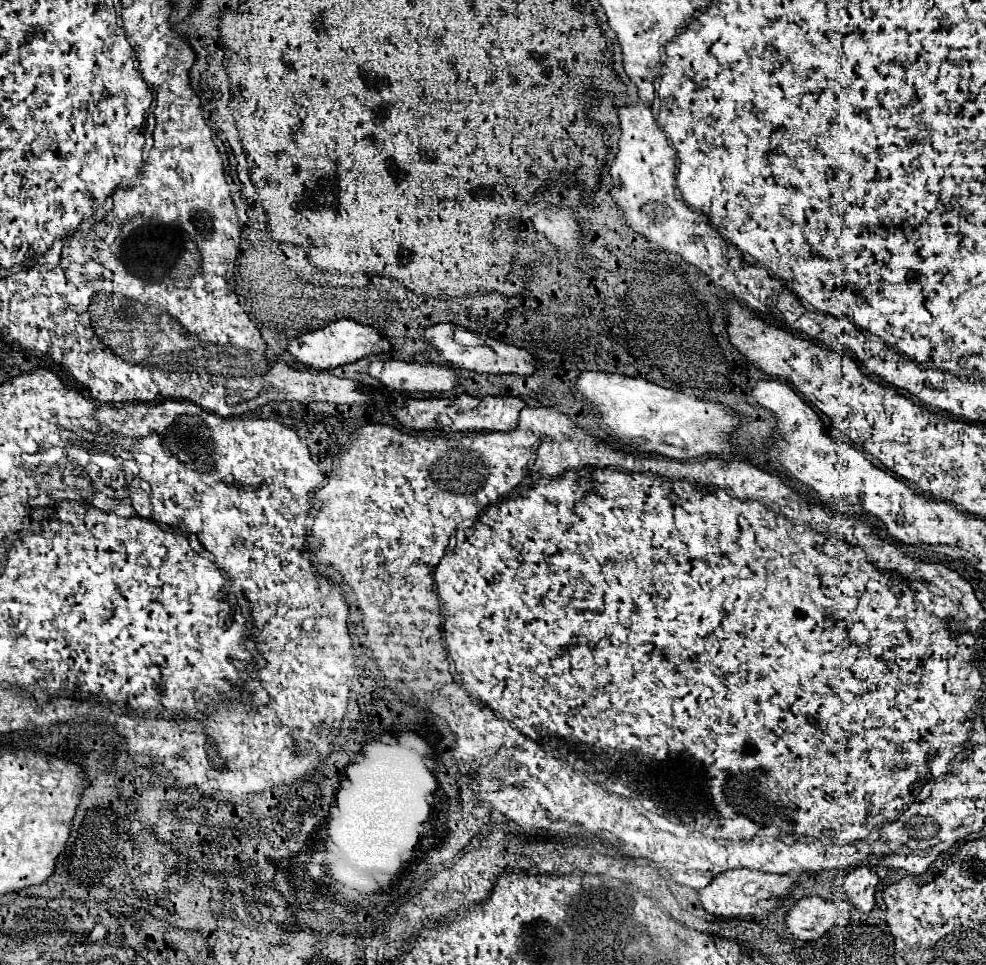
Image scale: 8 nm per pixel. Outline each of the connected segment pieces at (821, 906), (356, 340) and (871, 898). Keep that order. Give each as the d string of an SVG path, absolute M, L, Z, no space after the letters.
M819 896L801 898L787 914L787 930L799 938L799 940L817 940L825 932L829 932L835 926L849 926L851 922L851 904L847 900L823 900Z
M337 320L337 322L327 324L321 330L313 330L313 332L303 334L301 338L291 340L287 350L303 364L307 364L315 370L327 370L327 368L335 368L335 366L343 366L343 364L361 360L371 354L387 354L393 350L393 346L377 328L363 326L353 320Z
M859 866L853 872L849 872L839 888L843 888L849 896L849 902L861 910L861 912L871 912L875 906L875 888L877 888L879 876L869 870L867 866Z

